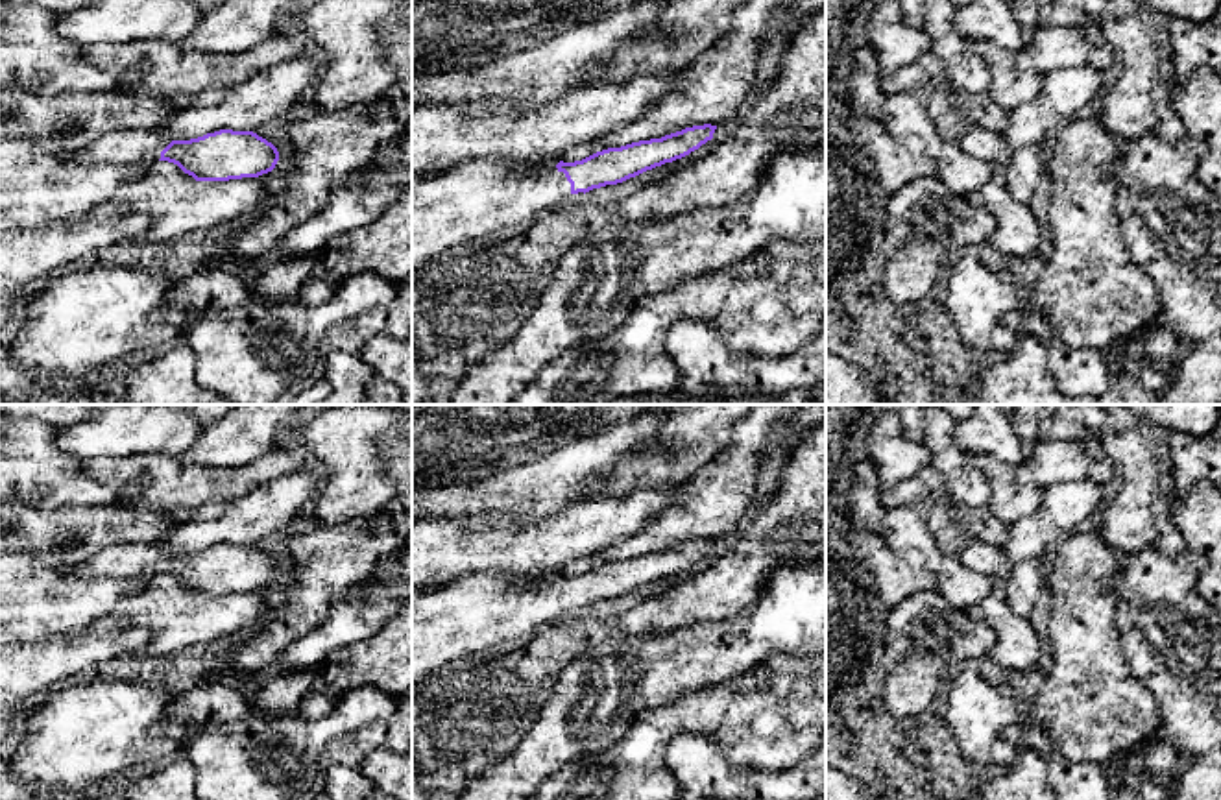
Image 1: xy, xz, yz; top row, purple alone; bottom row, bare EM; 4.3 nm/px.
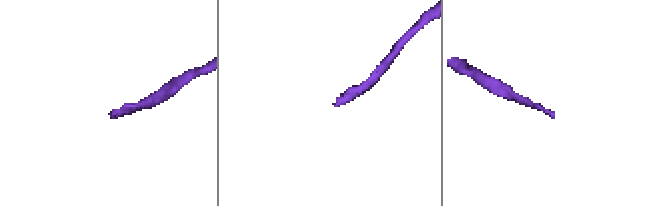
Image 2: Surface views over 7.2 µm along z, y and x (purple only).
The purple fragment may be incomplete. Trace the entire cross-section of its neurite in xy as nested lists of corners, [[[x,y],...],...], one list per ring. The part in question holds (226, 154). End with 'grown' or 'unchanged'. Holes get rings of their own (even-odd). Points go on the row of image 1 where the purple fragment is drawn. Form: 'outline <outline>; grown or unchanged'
outline [[[163,129],[116,131],[79,150],[65,150],[65,159],[83,163],[168,161],[196,181],[259,177],[275,168],[277,148],[253,131],[220,129],[190,140],[172,140]]]; grown

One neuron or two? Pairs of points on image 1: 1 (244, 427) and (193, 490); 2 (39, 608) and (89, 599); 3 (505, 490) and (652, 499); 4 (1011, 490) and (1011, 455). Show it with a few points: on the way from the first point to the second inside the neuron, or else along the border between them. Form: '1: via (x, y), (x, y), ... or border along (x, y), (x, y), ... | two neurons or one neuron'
1: border along (178, 457), (200, 466), (246, 466), (253, 460) | two neurons
2: via (52, 603), (76, 601) | one neuron
3: border along (582, 499), (542, 516) | two neurons
4: border along (970, 451), (992, 455), (1015, 468) | two neurons

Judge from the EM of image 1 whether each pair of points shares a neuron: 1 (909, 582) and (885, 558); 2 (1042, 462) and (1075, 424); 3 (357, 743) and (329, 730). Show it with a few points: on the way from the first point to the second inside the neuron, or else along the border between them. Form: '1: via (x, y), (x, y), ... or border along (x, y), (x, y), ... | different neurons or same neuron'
1: via (904, 579), (889, 564) | same neuron
2: border along (1040, 436), (1083, 442), (1094, 448) | different neurons
3: border along (383, 723), (337, 736), (316, 771) | different neurons

